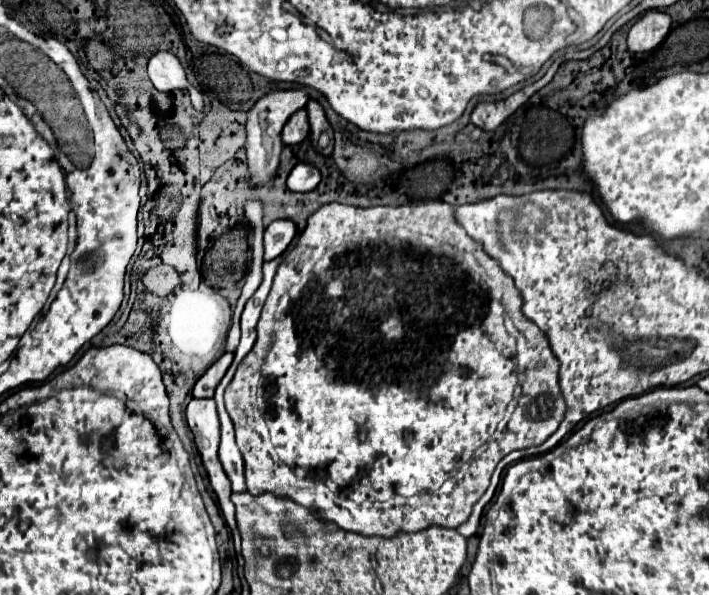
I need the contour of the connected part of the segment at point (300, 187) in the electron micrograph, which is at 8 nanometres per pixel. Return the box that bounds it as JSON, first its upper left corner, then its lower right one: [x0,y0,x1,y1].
[288,163,320,193]

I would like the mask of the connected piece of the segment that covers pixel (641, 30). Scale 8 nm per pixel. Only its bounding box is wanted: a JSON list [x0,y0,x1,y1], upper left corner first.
[628,11,670,53]

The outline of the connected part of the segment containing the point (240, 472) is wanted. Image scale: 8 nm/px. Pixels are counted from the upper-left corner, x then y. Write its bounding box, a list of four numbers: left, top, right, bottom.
[220,421,246,493]

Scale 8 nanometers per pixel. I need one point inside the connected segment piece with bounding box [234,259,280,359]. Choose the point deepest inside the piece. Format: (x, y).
(251, 314)

